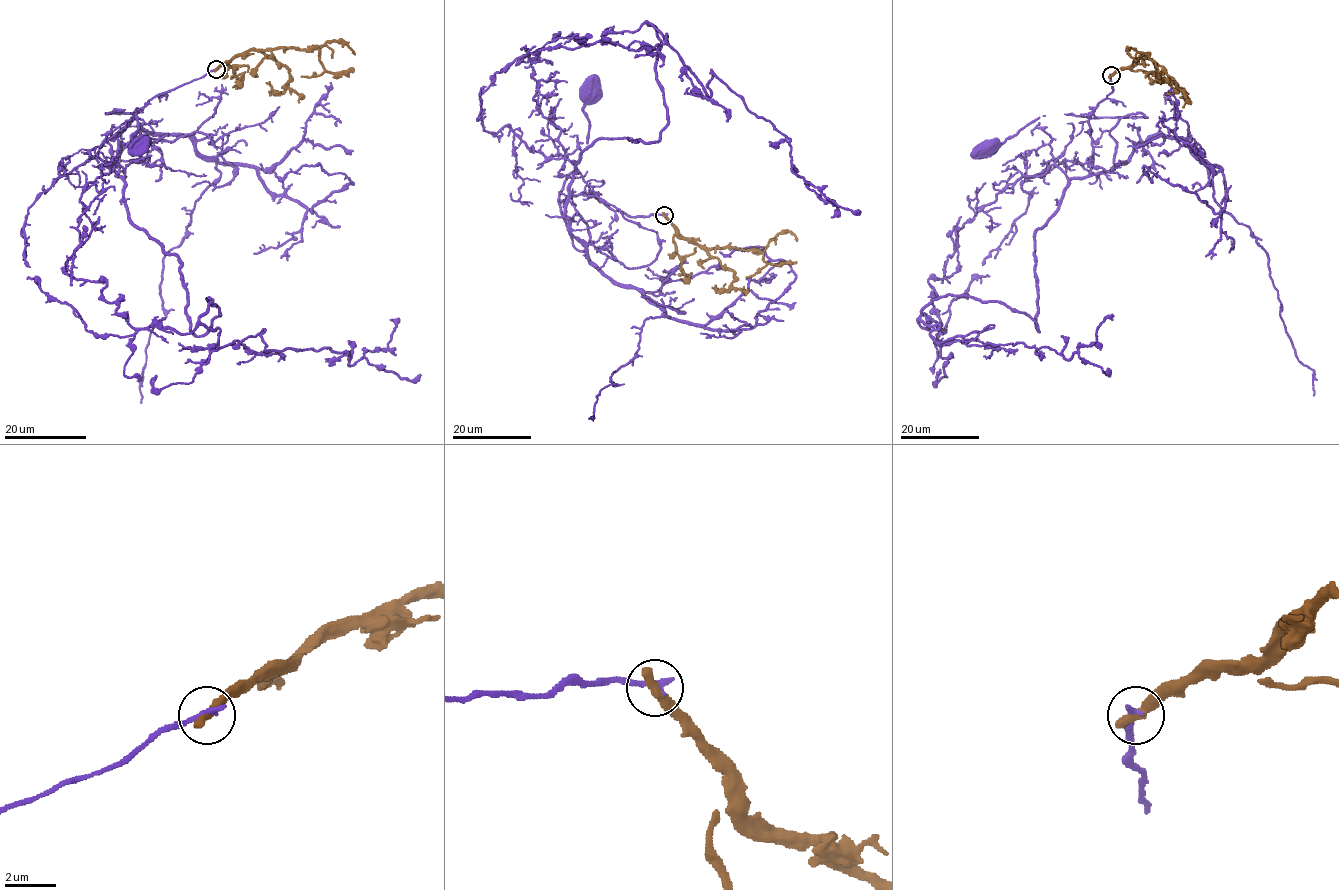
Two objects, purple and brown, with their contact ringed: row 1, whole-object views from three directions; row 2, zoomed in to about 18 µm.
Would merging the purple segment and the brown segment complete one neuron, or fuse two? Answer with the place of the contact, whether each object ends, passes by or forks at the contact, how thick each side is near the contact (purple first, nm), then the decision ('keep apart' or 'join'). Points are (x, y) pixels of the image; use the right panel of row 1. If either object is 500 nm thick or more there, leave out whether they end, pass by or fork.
(1111, 75) | purple ends | brown ends | 260/480 nm | keep apart

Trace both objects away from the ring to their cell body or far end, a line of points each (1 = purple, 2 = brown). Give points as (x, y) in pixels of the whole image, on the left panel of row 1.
1: (216, 69), (155, 95), (119, 131), (122, 177), (124, 170), (98, 156), (135, 115), (132, 138), (139, 142)
2: (216, 69), (236, 55), (252, 50), (291, 47), (319, 49), (322, 66), (333, 73), (347, 73), (353, 68)

